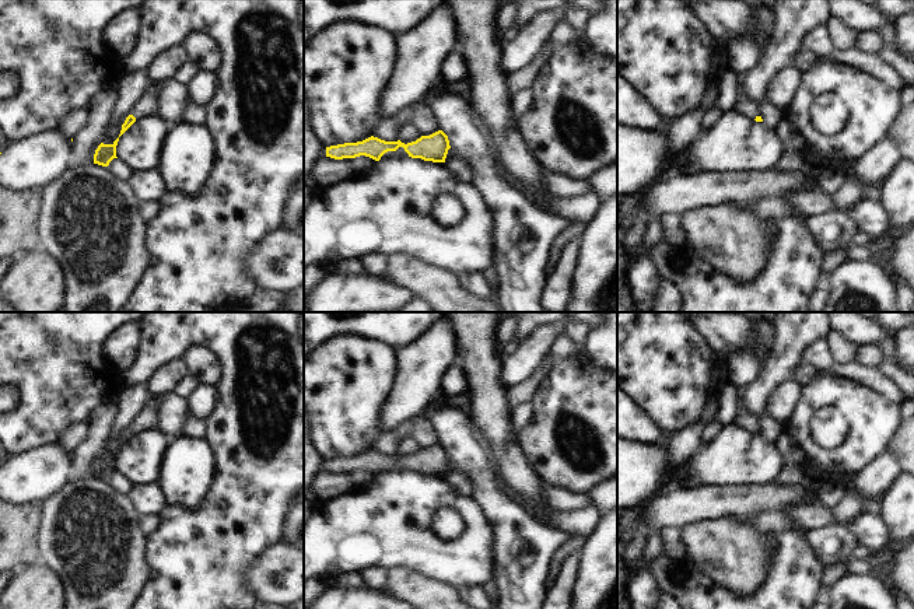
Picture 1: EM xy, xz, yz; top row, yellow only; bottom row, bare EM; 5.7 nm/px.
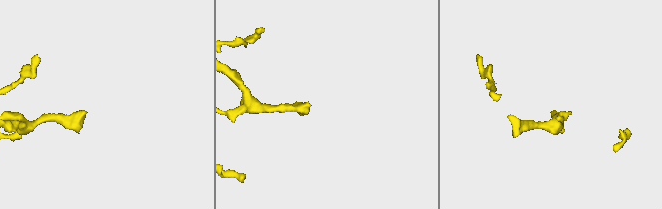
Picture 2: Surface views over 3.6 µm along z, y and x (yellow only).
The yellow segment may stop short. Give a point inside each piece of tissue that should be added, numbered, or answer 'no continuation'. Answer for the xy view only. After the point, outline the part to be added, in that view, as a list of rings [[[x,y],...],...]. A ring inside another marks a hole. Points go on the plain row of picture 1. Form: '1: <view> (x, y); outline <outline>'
1: xy (149, 420); outline [[[153,398],[146,410],[137,417],[137,420],[132,424],[132,428],[136,434],[144,431],[155,431],[160,428],[160,407],[162,398]]]

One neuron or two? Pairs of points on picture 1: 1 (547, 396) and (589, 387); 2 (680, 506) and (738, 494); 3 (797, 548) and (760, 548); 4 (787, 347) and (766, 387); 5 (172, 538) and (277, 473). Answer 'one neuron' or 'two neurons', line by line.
1: one neuron
2: one neuron
3: two neurons
4: one neuron
5: one neuron

